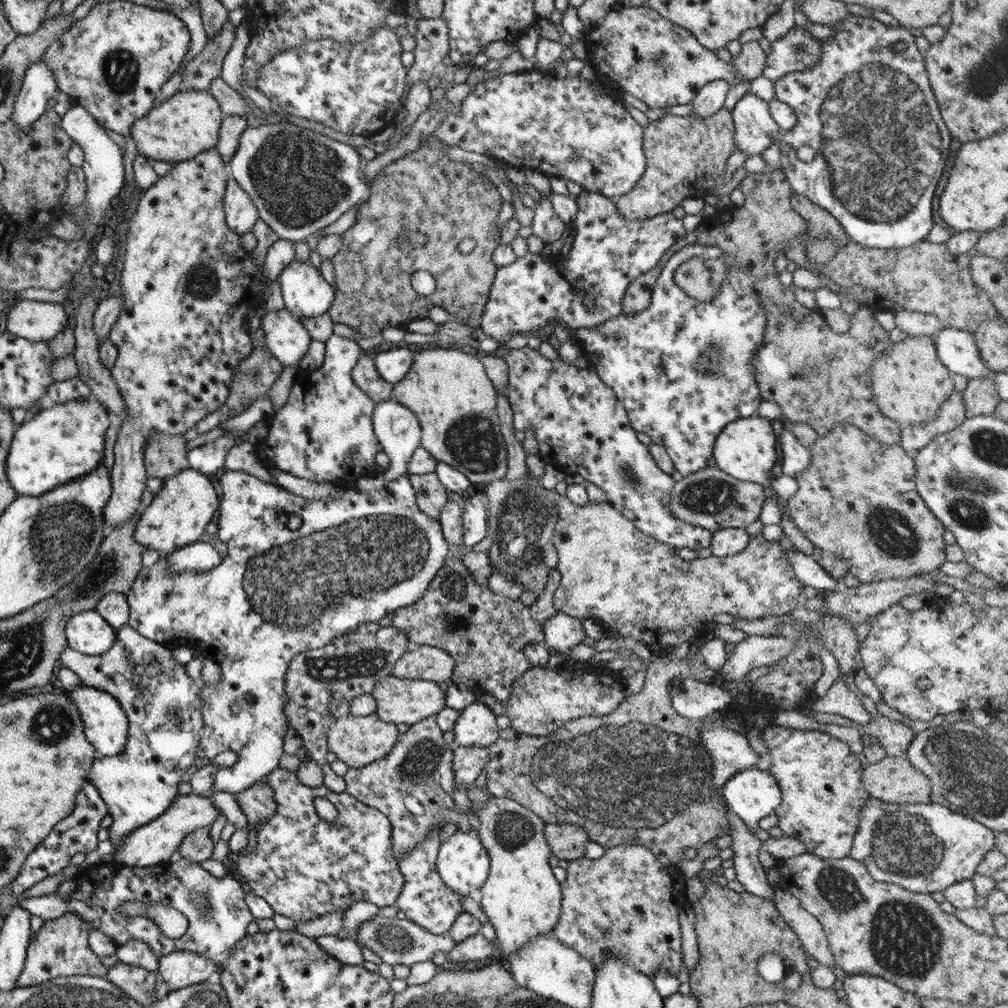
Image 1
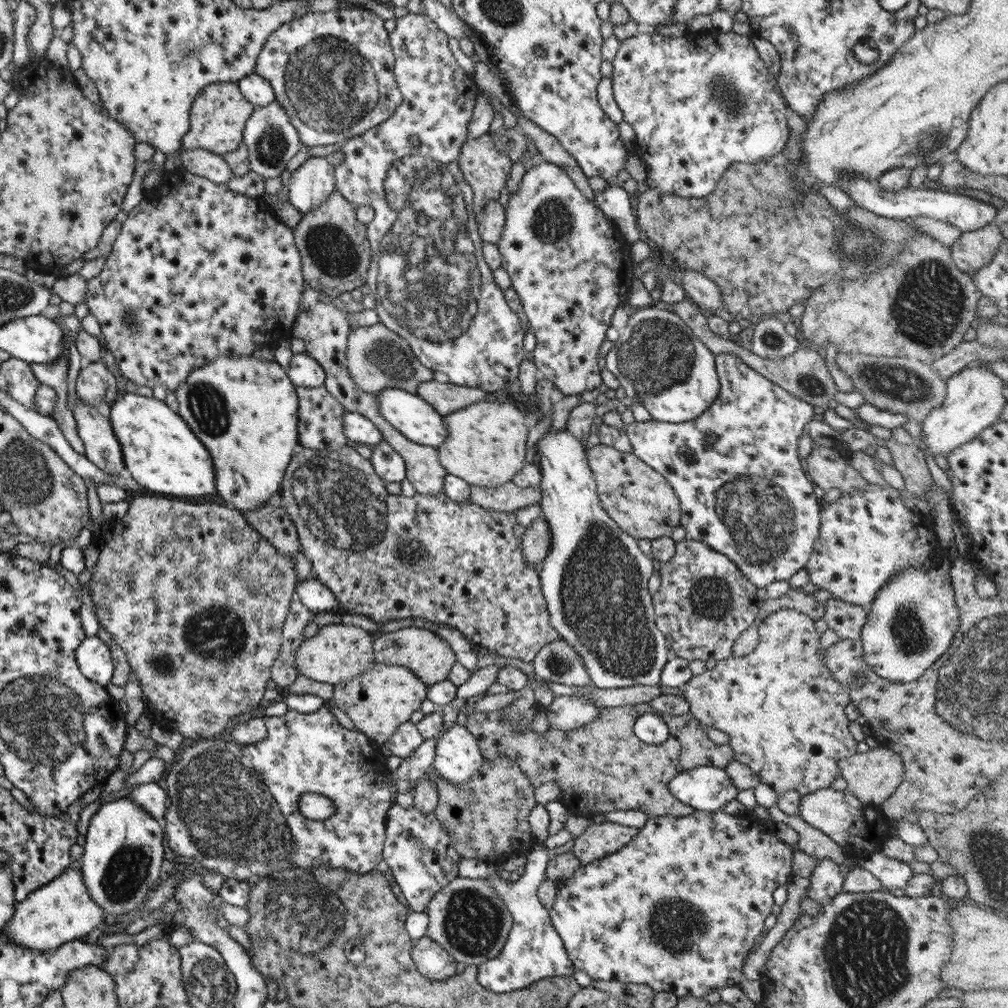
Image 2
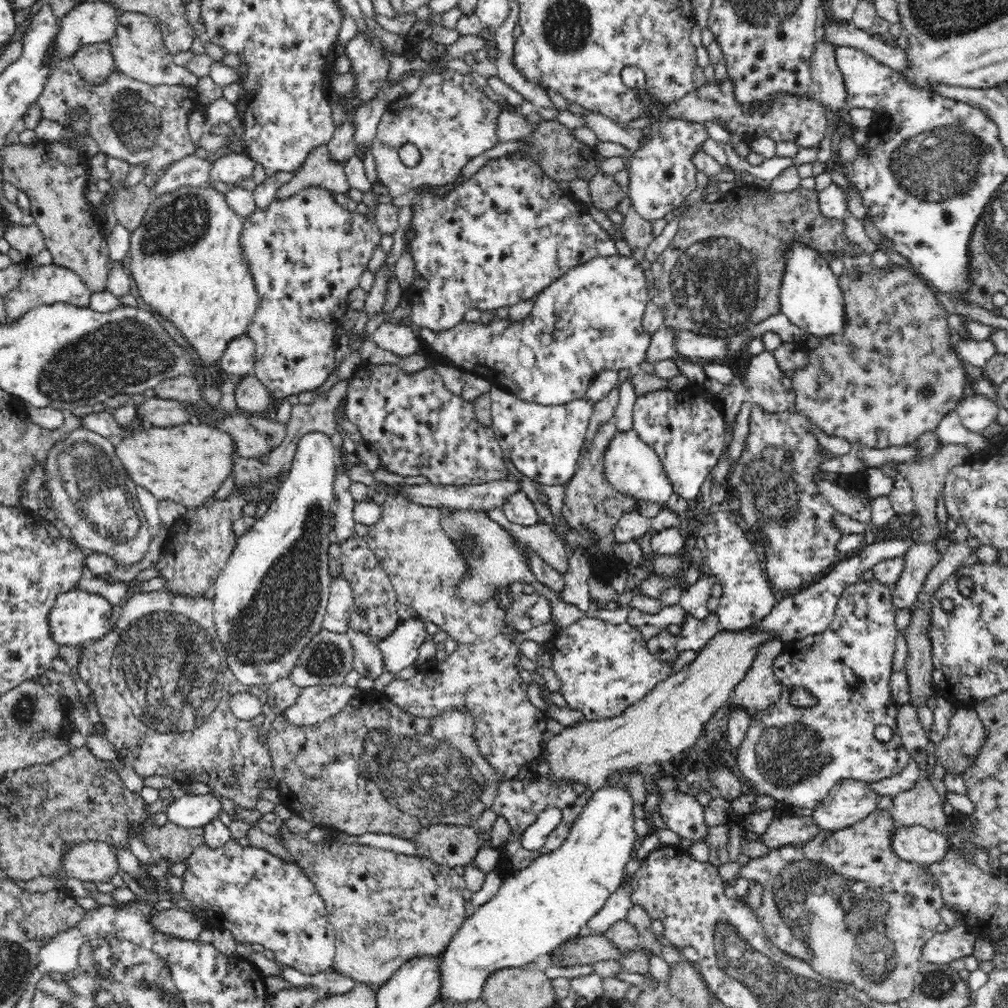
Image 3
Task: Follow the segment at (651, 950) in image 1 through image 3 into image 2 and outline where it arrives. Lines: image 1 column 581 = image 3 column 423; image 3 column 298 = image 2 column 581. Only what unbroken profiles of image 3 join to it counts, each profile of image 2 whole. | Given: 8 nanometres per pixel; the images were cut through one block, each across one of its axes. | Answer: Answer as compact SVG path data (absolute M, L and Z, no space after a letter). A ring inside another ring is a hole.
M605 821L601 824L590 823L586 829L573 838L571 854L577 858L579 865L587 865L598 858L617 852L638 833L638 829L621 826Z

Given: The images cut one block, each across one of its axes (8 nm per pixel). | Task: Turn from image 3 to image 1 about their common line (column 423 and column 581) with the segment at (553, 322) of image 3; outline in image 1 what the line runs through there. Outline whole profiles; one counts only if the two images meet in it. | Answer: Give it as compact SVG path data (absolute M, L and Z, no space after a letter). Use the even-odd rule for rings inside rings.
M689 244L674 252L659 270L649 294L649 306L641 312L617 315L591 328L570 329L577 339L590 368L623 406L633 431L647 435L651 443L661 446L675 472L689 476L706 467L711 457L713 441L729 423L739 418L755 416L761 400L751 368L765 327L765 310L753 289L751 274L743 266L727 266L727 276L717 288L713 300L695 300L687 296L674 282L675 268L682 261L700 257L701 260L726 256L717 246Z

